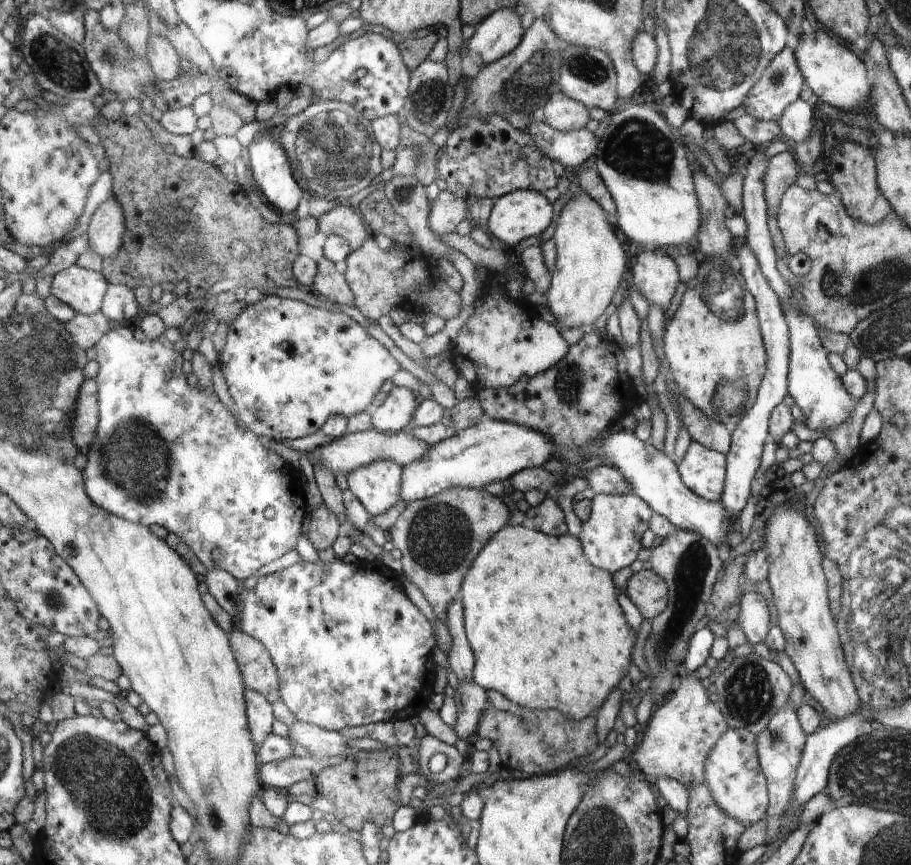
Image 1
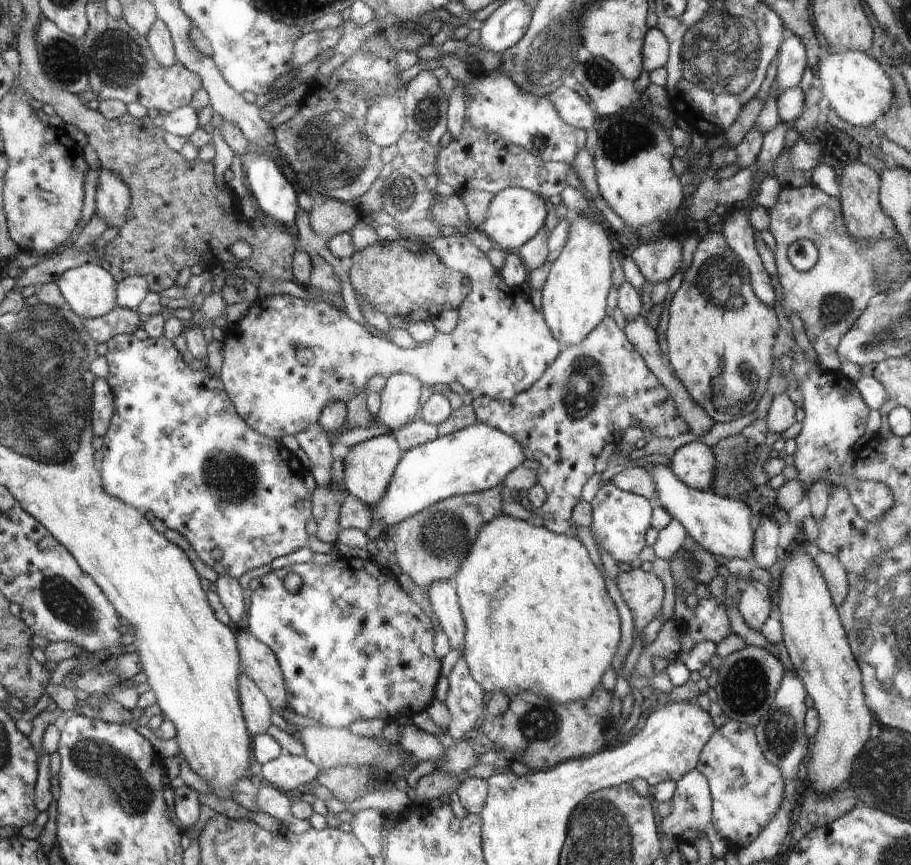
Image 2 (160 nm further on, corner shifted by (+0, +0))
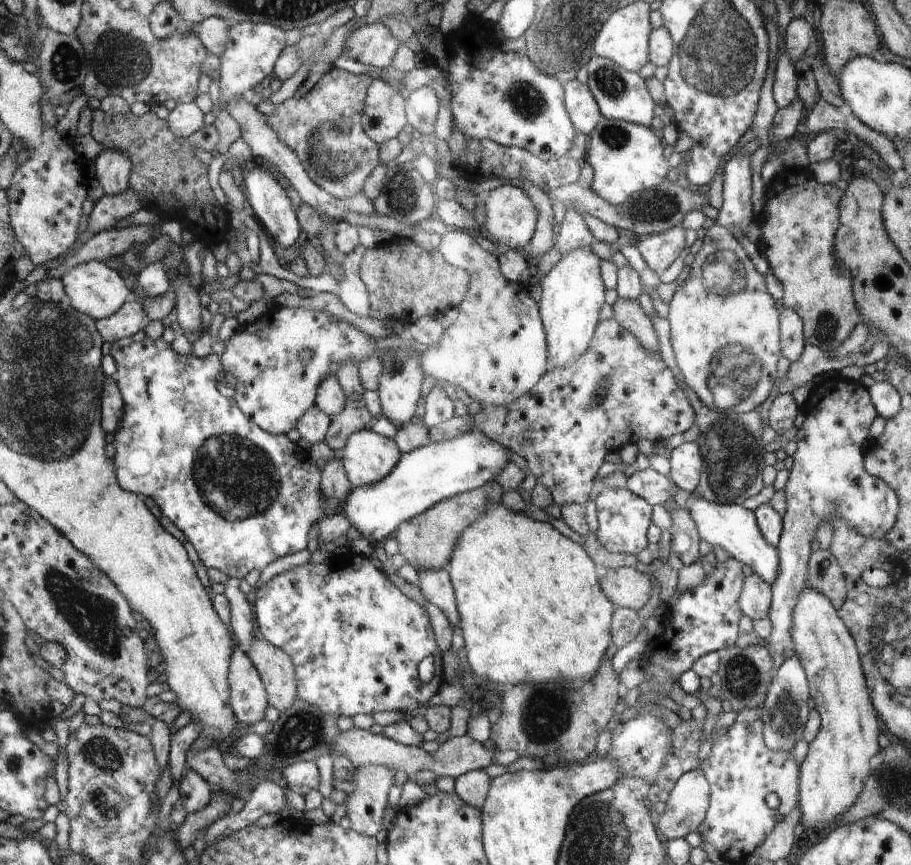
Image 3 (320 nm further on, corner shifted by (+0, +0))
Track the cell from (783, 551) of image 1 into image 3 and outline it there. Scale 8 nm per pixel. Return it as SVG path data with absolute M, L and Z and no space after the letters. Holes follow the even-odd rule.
M812 587L806 588L799 594L792 615L791 637L797 657L804 667L808 682L809 693L814 698L815 709L820 714L821 727L812 742L809 742L807 755L799 766L799 809L801 821L806 830L820 830L826 824L840 819L854 804L862 792L866 778L872 774L870 758L881 750L878 745L880 728L874 710L867 680L860 662L859 652L848 627L840 618L837 610L830 601Z

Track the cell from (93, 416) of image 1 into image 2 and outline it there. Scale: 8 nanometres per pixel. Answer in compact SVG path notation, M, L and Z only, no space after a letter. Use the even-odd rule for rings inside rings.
M95 378L93 425L94 434L103 438L115 413L115 396L105 378Z

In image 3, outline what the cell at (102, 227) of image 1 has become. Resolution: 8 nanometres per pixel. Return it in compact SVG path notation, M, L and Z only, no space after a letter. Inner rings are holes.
M107 148L95 158L97 180L107 195L117 195L129 189L132 170L130 157L122 151Z

